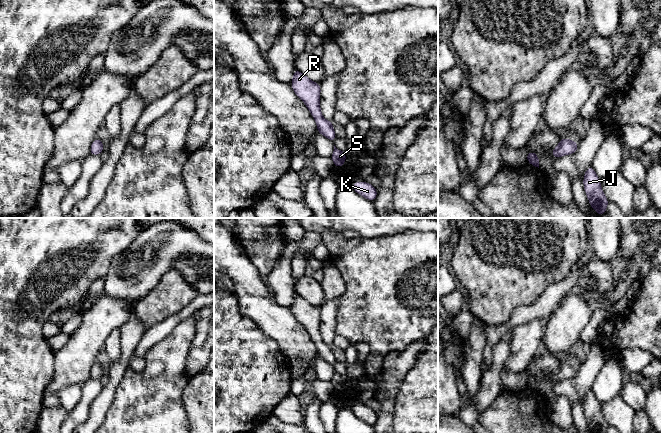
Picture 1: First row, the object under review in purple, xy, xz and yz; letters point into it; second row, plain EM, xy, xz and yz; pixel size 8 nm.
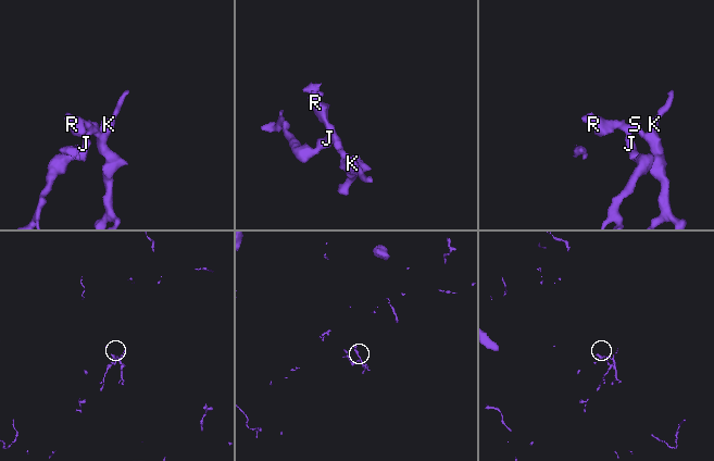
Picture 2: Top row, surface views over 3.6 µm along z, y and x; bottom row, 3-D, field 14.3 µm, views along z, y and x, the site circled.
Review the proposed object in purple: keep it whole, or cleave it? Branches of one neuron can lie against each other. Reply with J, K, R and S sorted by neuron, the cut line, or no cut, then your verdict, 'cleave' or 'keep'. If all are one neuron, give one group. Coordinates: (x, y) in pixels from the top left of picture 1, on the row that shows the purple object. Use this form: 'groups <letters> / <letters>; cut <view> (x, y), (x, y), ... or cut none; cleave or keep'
groups J K R S; cut none; keep

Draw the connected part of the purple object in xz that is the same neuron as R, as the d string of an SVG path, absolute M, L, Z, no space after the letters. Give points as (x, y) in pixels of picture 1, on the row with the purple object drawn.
M296 68L290 84L297 97L305 103L316 121L317 132L334 143L336 134L334 132L333 123L324 119L320 110L320 84L310 80Z

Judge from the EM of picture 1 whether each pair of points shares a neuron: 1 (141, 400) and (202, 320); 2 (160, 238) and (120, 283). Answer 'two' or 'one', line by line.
1: two
2: one

